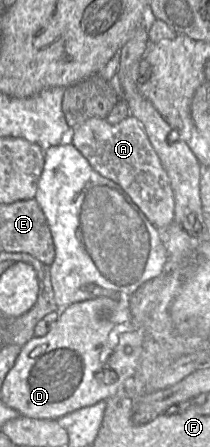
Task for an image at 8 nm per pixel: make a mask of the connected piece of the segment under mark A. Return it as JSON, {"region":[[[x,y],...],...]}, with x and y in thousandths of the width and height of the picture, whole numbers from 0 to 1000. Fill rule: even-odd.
{"region":[[[619,257],[557,277],[524,277],[490,264],[429,264],[395,277],[343,286],[338,320],[462,387],[571,414],[705,492],[757,515],[786,512],[824,497],[833,450],[810,400],[748,340],[710,315],[686,284],[643,262]]]}

